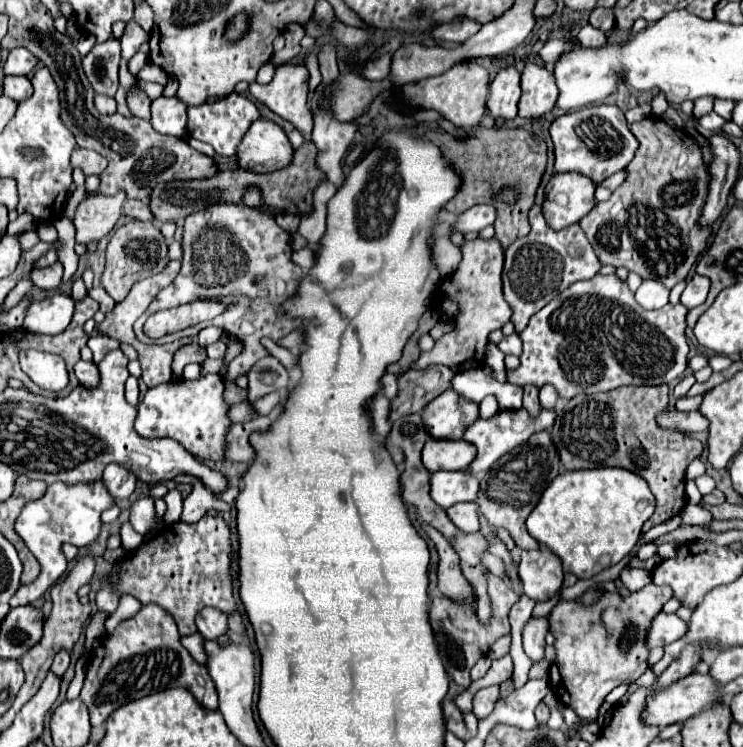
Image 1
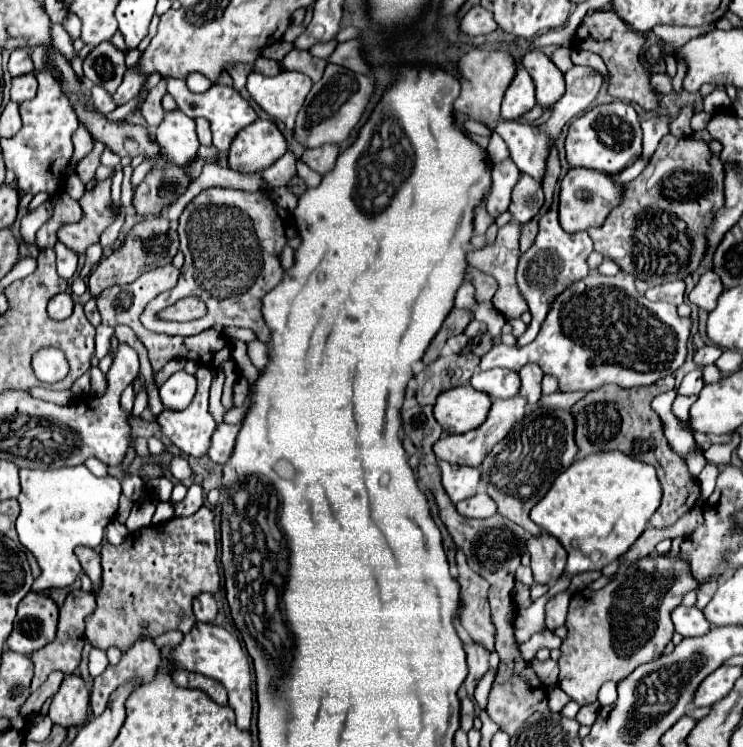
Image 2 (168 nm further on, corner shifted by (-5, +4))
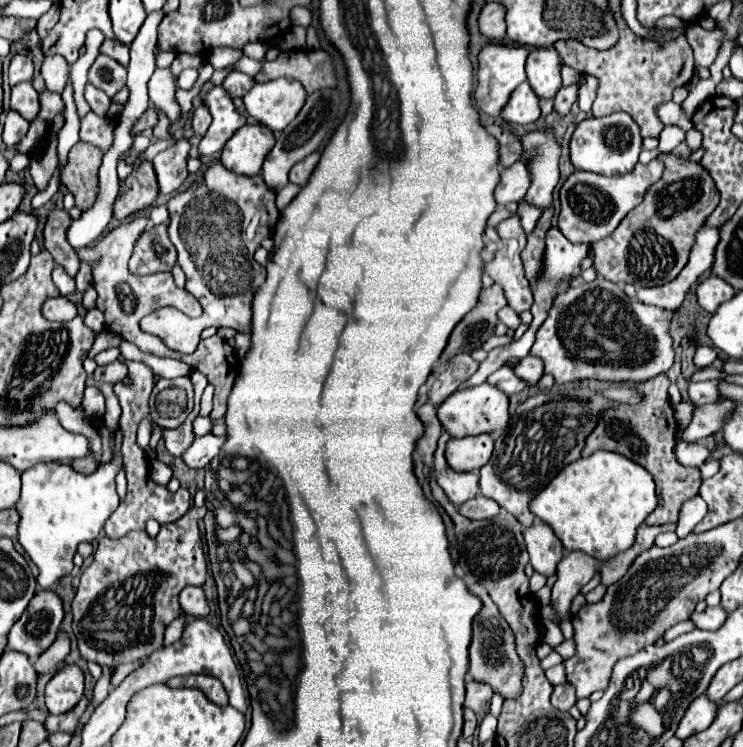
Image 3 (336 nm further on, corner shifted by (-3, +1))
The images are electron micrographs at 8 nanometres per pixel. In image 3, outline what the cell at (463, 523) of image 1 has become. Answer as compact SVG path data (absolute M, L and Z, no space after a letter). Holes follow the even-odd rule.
M478 494L476 498L472 498L472 500L468 500L468 502L464 502L464 504L458 506L458 512L460 512L462 516L470 518L470 520L494 518L494 516L498 514L498 510L500 510L500 506L498 506L494 500L482 496L482 494Z

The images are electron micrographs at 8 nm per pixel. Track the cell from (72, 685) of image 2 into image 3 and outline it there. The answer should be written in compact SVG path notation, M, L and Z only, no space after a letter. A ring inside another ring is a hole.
M64 666L46 686L46 708L50 714L64 714L80 702L84 692L84 674L78 666Z

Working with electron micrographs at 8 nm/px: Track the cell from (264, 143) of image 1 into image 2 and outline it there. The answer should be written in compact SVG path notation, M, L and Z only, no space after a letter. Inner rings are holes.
M254 121L250 127L244 127L230 145L228 151L228 167L238 173L258 173L274 165L286 153L286 139L280 129L272 121Z

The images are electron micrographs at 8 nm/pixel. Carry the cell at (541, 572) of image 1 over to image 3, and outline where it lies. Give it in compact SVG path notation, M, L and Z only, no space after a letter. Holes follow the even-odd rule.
M536 522L524 530L524 540L534 570L542 576L556 574L556 566L564 556L564 548L552 528L544 522Z

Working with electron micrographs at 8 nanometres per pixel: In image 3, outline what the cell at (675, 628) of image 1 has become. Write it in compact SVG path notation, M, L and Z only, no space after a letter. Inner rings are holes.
M716 606L716 608L706 608L704 612L694 612L690 616L690 622L694 622L696 628L700 630L718 630L726 620L726 612Z

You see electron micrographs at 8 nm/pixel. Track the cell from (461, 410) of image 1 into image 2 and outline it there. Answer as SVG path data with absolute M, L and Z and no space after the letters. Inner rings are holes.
M462 385L438 395L434 405L434 417L446 433L466 433L480 427L490 411L490 395Z

